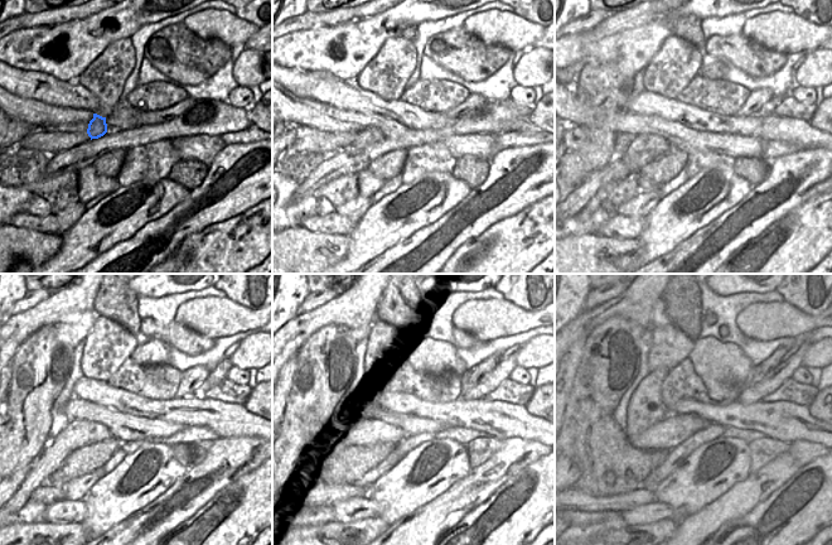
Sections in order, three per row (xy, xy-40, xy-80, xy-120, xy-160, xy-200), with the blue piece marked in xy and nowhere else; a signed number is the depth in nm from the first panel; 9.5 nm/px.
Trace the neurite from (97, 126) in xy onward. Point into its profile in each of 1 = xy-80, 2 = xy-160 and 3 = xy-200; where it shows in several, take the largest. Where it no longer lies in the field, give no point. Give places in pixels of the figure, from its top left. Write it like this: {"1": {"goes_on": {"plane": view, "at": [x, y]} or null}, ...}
{"1": {"goes_on": {"plane": "xy-80", "at": [643, 149]}}, "2": {"goes_on": {"plane": "xy-160", "at": [363, 434]}}, "3": {"goes_on": {"plane": "xy-200", "at": [667, 434]}}}

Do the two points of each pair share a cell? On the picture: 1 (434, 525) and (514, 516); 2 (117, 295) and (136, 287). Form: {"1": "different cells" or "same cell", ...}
{"1": "different cells", "2": "different cells"}

